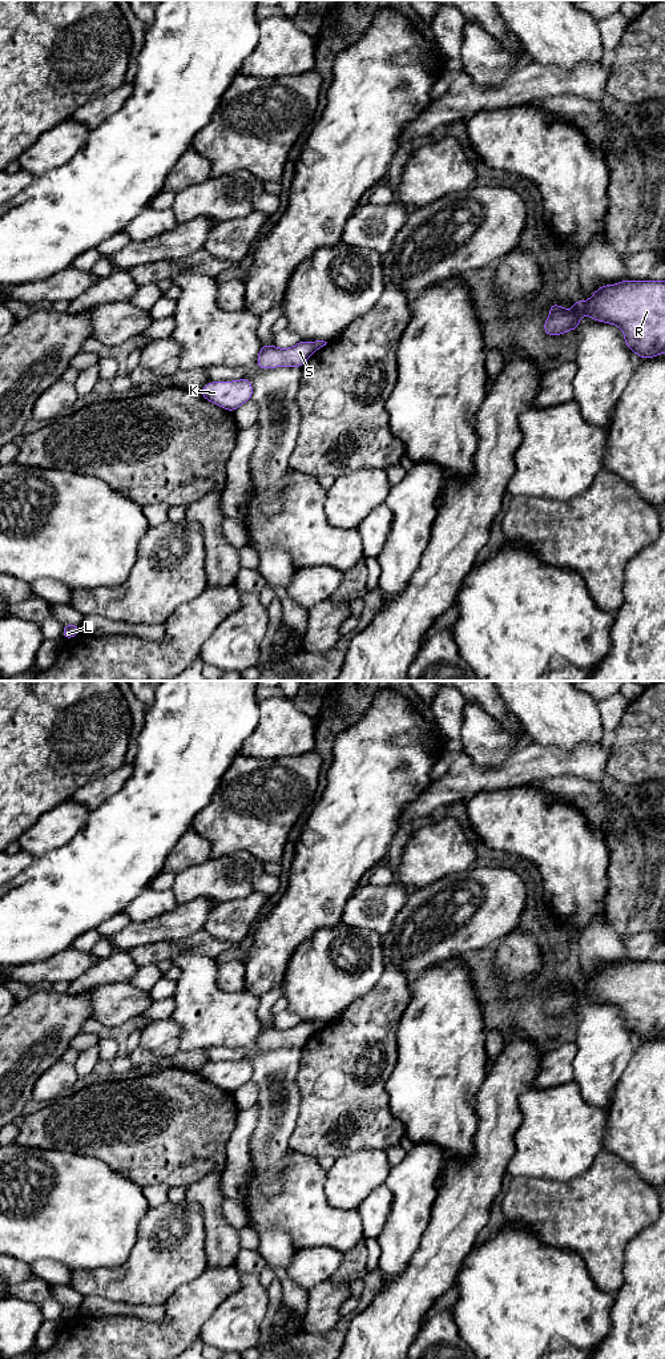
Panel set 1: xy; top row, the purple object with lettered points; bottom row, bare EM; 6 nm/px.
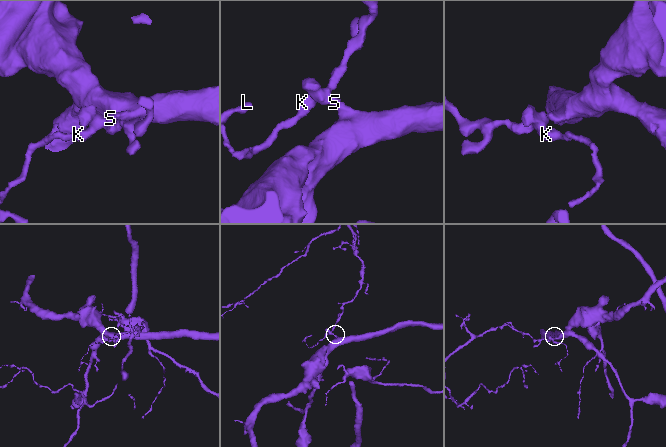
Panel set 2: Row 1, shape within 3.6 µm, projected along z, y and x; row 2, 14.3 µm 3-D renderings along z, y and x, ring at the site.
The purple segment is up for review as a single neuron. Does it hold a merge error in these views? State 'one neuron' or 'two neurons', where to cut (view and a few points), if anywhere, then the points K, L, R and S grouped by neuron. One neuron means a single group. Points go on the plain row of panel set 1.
two neurons | xy (311, 1023), (315, 1031) | K L S / R

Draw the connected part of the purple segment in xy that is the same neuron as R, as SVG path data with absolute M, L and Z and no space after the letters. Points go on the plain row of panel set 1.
M622 961L616 965L605 965L597 969L593 976L583 983L576 980L569 993L565 988L555 983L549 988L549 999L544 1003L544 1013L551 1017L561 1016L569 1011L577 1011L583 996L587 993L591 1000L616 1005L624 1013L625 1025L642 1040L649 1040L665 1035L665 961Z

